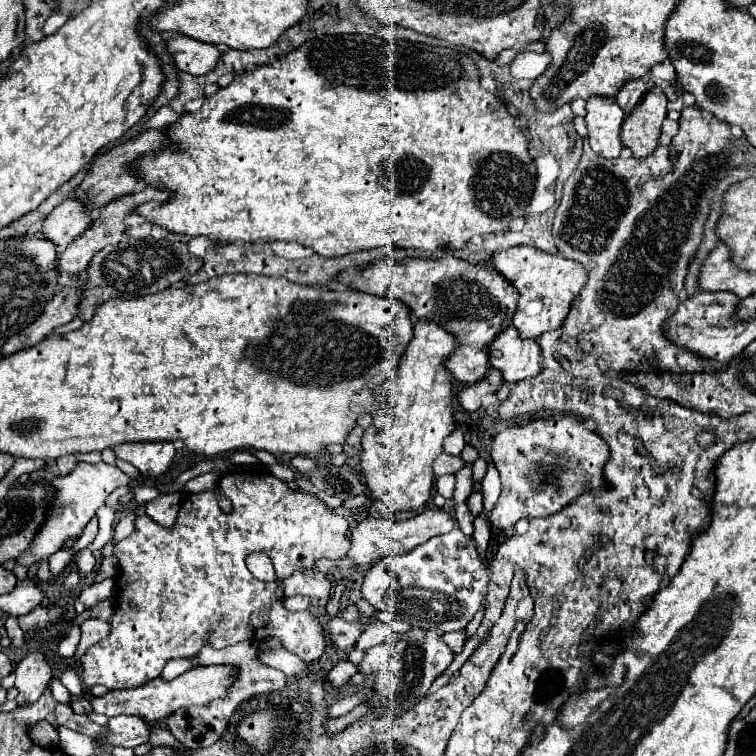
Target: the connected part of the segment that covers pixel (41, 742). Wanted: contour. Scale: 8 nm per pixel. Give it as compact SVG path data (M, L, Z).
M32 728L28 734L38 746L44 746L44 748L56 748L60 742L58 732L54 728Z

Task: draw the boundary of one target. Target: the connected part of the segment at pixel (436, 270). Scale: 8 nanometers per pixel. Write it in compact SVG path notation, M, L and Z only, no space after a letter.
M454 256L440 260L406 258L400 262L384 258L362 268L348 268L336 276L336 282L366 294L400 300L410 308L414 320L430 320L450 332L458 346L450 358L446 358L446 370L456 380L470 384L458 392L458 402L464 410L478 410L480 398L494 394L502 384L502 374L494 368L490 370L490 356L486 350L490 348L494 336L510 326L510 318L514 316L514 308L518 304L518 292L510 286L510 282L506 282L506 278L502 278L502 274L494 270L490 262L472 264Z

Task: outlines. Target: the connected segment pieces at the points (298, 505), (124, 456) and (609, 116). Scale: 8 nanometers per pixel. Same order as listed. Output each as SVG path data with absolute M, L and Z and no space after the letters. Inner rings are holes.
M232 472L232 474L226 474L226 476L220 478L220 482L218 482L218 492L200 492L200 494L190 494L190 496L186 496L184 502L182 502L182 506L180 506L176 526L174 526L172 530L162 528L160 524L156 524L156 522L154 522L152 518L148 518L146 514L136 516L136 520L134 520L134 532L132 532L128 538L124 538L124 540L120 540L120 542L114 544L114 556L118 558L118 568L120 568L120 574L118 574L118 576L120 576L120 578L118 578L118 588L116 588L116 592L114 592L114 596L112 596L112 600L114 600L114 614L112 614L112 618L110 618L110 626L112 626L112 628L110 628L110 634L108 634L104 640L100 640L100 642L94 644L92 648L88 648L86 654L80 658L80 660L82 660L82 668L84 668L84 672L82 672L82 682L84 682L88 688L94 686L94 684L102 684L102 686L106 686L108 690L122 690L122 688L142 686L142 684L146 684L146 682L158 678L160 672L162 672L162 668L164 668L164 664L166 664L168 660L172 660L172 658L194 658L194 656L200 652L200 648L204 646L204 640L208 638L210 632L212 632L212 636L208 638L208 642L210 642L214 648L226 648L226 646L232 646L232 644L242 642L242 640L246 640L246 642L250 642L250 640L252 640L252 642L260 642L260 640L276 638L276 640L280 640L280 644L282 644L286 650L298 654L300 658L304 658L304 660L308 660L308 662L318 660L318 658L324 654L326 646L328 646L326 628L322 626L322 622L320 622L312 612L290 612L290 610L284 608L284 604L282 604L282 602L284 602L282 580L288 578L288 576L292 576L296 570L308 570L308 568L312 568L314 562L316 562L318 558L324 558L324 556L330 558L330 560L342 558L342 556L350 550L348 530L350 530L350 522L348 522L344 516L334 514L334 512L332 512L322 500L318 500L314 494L308 494L308 492L302 492L302 490L292 492L284 480L272 476L270 472ZM222 496L224 496L224 498L230 498L230 502L232 502L232 512L228 512L228 514L224 514L224 512L220 510L220 506L218 506L218 500L220 500ZM250 552L266 552L266 554L272 558L274 568L276 568L276 582L260 582L260 580L256 580L256 578L250 574L250 570L246 568L246 562L244 562L246 556L248 556Z
M128 442L114 448L120 460L136 466L144 476L158 476L172 465L176 449L172 442Z
M590 98L590 102L586 102L588 142L598 156L618 158L622 150L622 142L620 142L622 118L618 114L612 114L610 110L602 110L602 102L616 102L616 100L614 98Z

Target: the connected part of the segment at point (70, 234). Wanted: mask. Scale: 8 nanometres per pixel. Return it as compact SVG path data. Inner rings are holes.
M68 198L46 216L40 234L42 238L54 242L58 250L64 250L90 226L90 222L92 212L86 210L86 206L82 206L76 198Z

